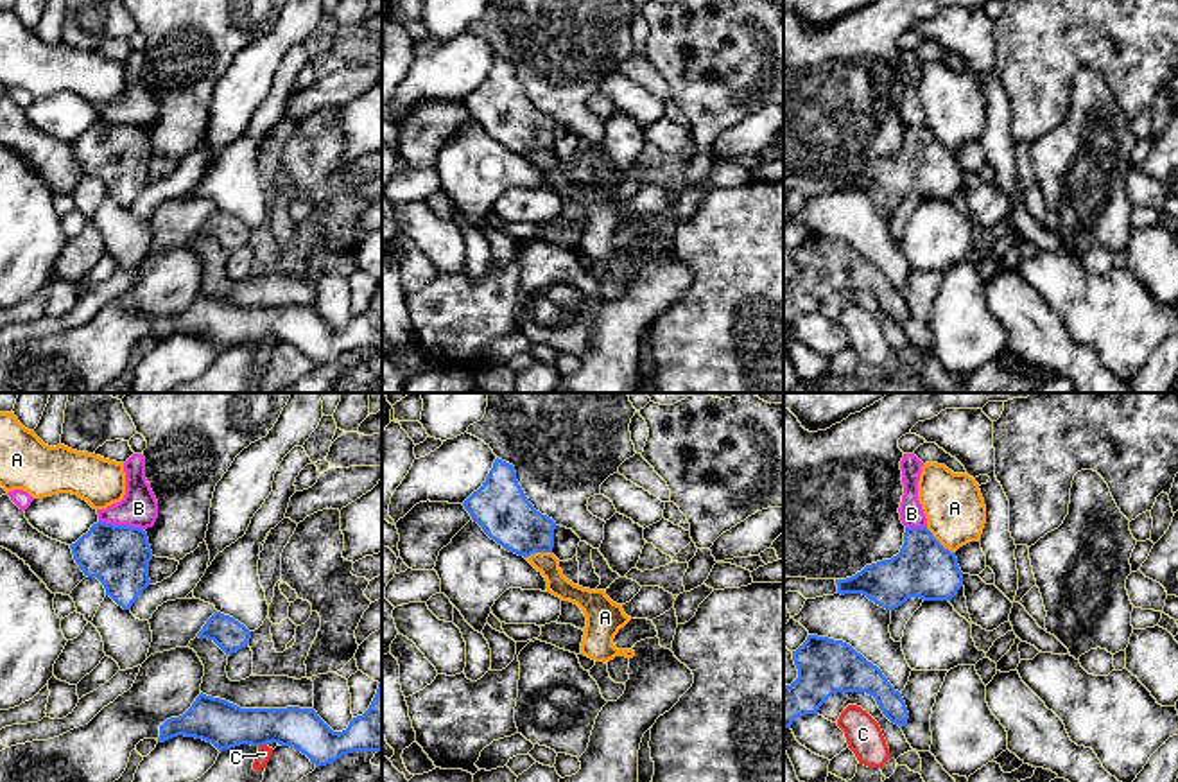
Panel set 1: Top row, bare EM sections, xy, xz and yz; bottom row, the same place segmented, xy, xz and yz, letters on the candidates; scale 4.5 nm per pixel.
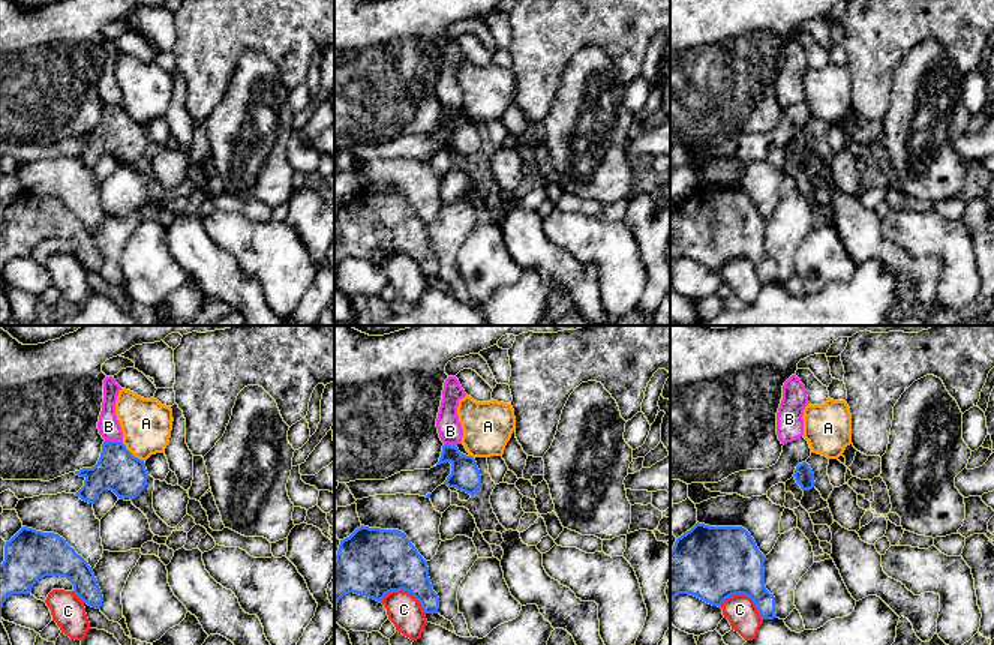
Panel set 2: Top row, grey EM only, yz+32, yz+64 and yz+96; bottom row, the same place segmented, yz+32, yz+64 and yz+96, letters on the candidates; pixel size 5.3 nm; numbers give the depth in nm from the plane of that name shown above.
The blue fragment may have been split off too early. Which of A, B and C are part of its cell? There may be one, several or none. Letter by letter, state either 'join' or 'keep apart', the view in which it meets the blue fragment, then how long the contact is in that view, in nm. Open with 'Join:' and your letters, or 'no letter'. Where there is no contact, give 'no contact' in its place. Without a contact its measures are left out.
Join: no letter
A: keep apart; contact in yz; length 180 nm
B: keep apart; contact in xy; length 200 nm
C: keep apart; contact in xy; length 40 nm

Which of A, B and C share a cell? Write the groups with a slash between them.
A / B / C

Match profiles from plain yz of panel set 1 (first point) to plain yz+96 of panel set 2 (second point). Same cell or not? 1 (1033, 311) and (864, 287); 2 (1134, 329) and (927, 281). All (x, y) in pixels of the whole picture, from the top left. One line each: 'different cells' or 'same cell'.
1: different cells
2: different cells

